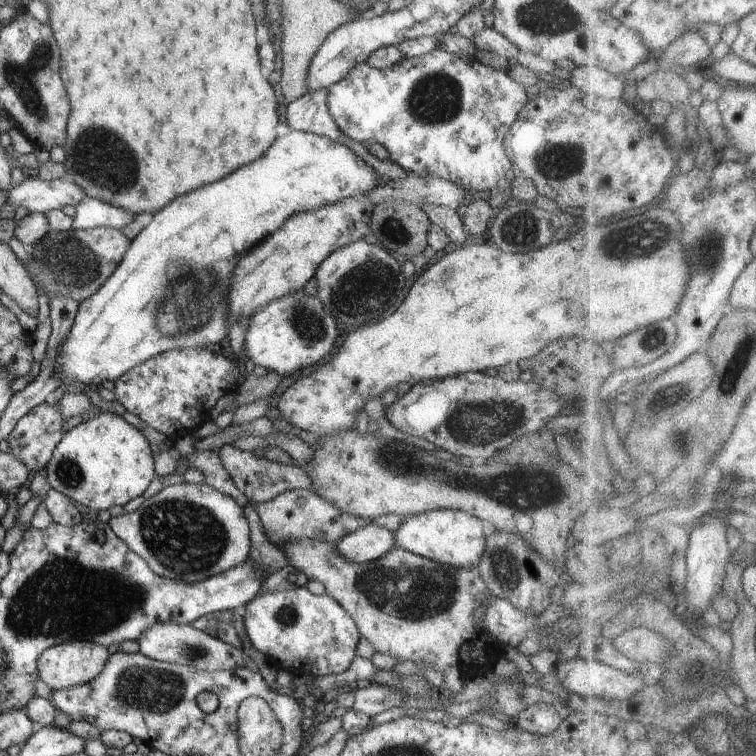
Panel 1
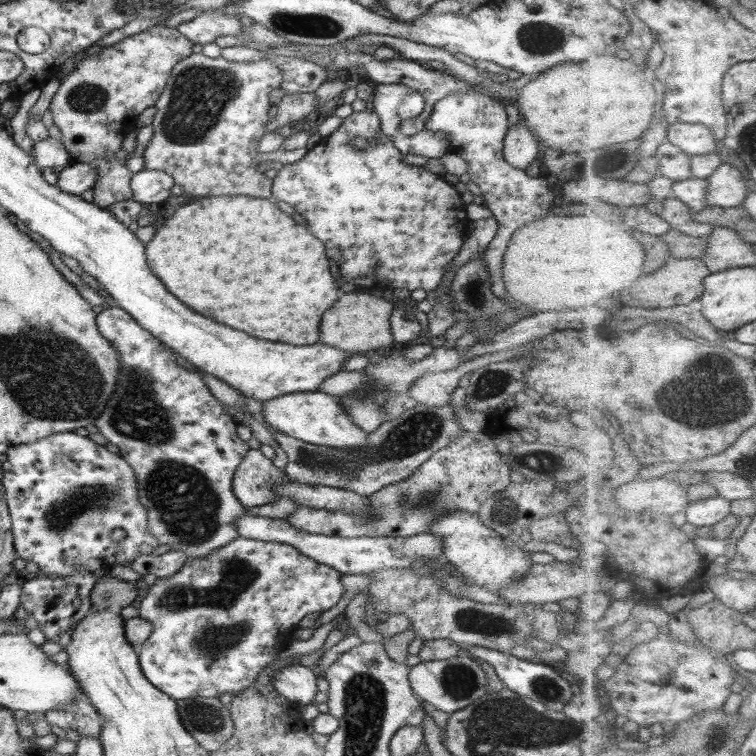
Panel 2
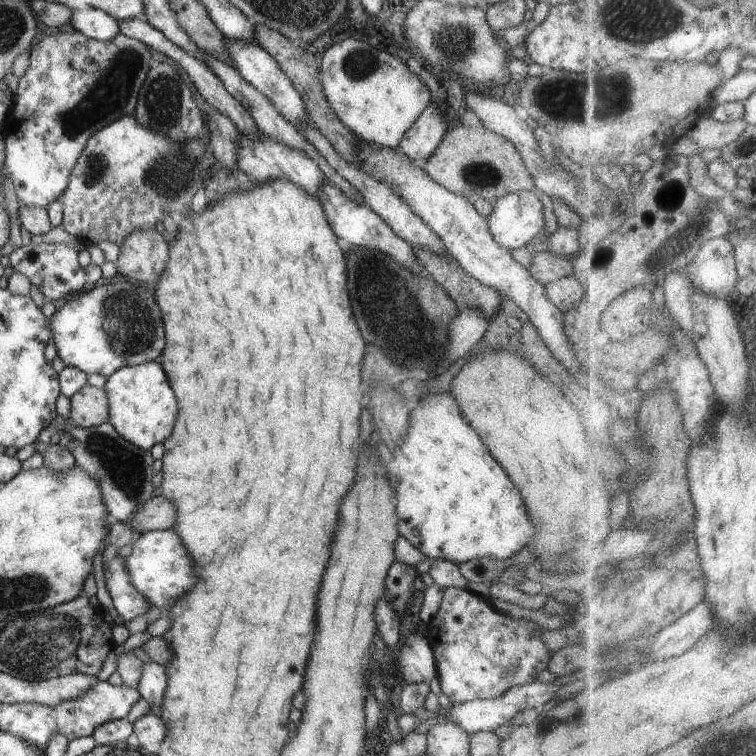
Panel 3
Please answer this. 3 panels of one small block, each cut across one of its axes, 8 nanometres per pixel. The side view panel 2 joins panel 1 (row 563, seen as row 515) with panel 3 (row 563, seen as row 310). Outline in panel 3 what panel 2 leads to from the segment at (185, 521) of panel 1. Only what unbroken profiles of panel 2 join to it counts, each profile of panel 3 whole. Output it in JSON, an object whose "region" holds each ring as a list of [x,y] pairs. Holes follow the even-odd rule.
{"region":[[[108,543],[102,552],[104,582],[116,612],[129,622],[145,614],[151,602],[130,582],[125,558],[118,554],[118,550]]]}

